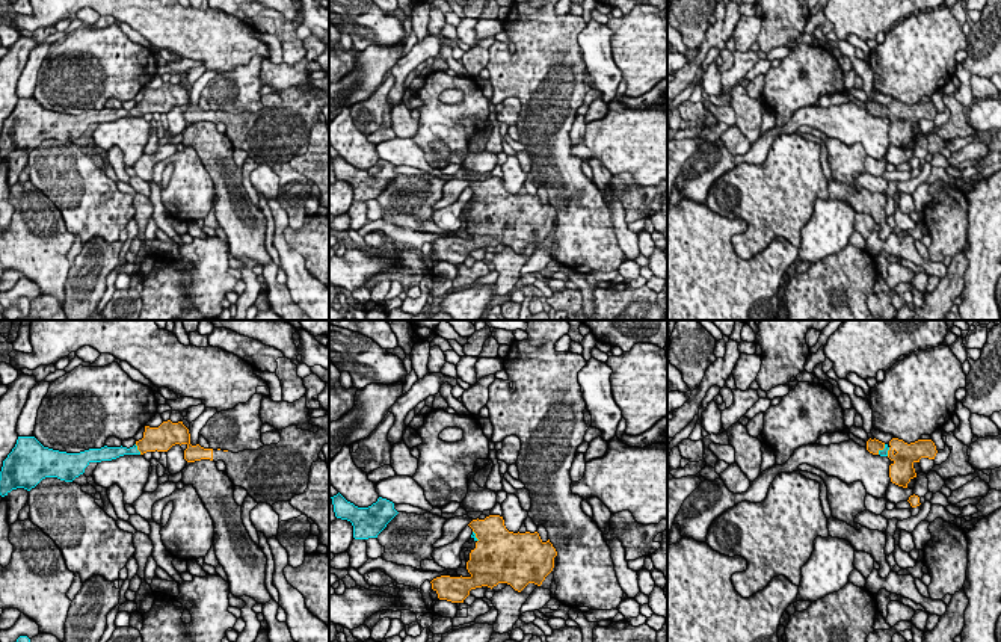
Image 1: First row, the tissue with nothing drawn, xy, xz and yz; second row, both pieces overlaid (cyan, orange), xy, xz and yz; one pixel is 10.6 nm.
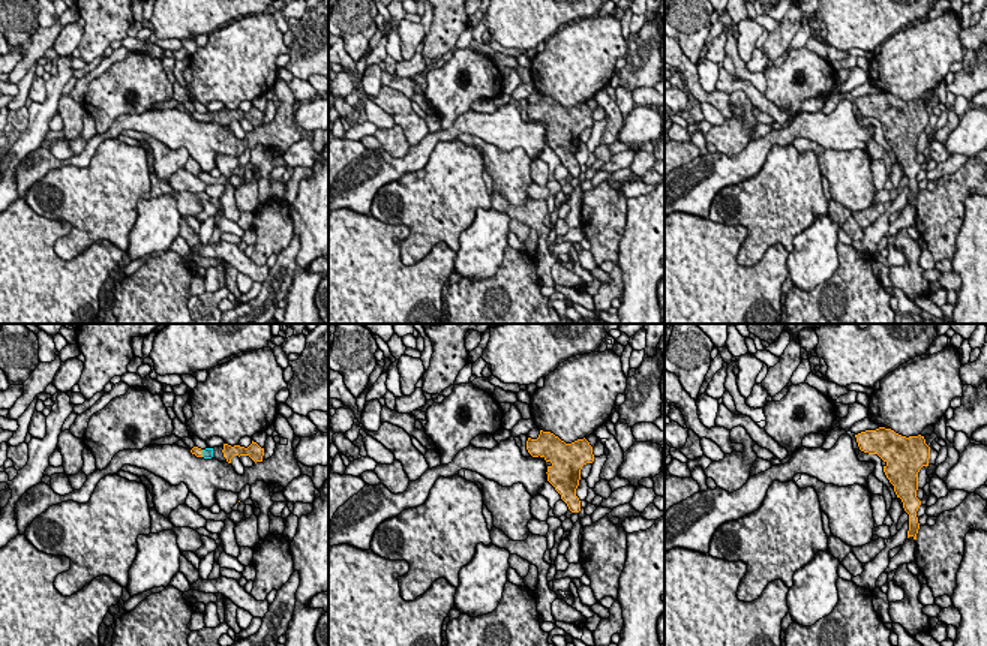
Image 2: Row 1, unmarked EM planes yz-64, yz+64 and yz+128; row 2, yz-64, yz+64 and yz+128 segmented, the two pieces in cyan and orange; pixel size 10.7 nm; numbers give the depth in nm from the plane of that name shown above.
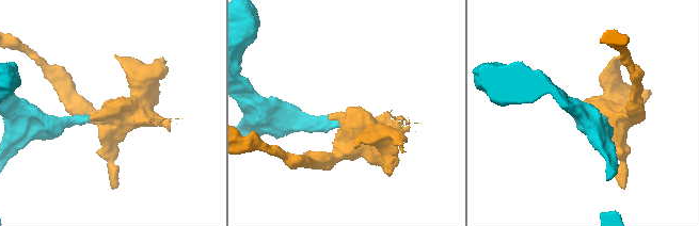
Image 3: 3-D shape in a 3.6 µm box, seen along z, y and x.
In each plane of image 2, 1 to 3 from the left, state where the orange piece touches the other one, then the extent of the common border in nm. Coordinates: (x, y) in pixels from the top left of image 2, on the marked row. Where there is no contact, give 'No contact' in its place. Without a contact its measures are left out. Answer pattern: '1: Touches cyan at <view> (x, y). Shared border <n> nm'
1: Touches cyan at yz-64 (203, 453). Shared border 80 nm
2: No contact
3: No contact

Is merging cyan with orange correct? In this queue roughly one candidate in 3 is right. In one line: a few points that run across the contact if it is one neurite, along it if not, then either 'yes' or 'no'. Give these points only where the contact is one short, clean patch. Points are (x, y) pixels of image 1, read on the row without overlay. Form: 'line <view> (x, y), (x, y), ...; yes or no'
line xy (113, 114), (136, 111), (154, 100); yes

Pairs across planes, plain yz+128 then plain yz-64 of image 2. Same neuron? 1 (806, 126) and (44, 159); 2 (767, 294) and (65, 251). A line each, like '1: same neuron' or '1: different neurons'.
1: same neuron
2: different neurons

